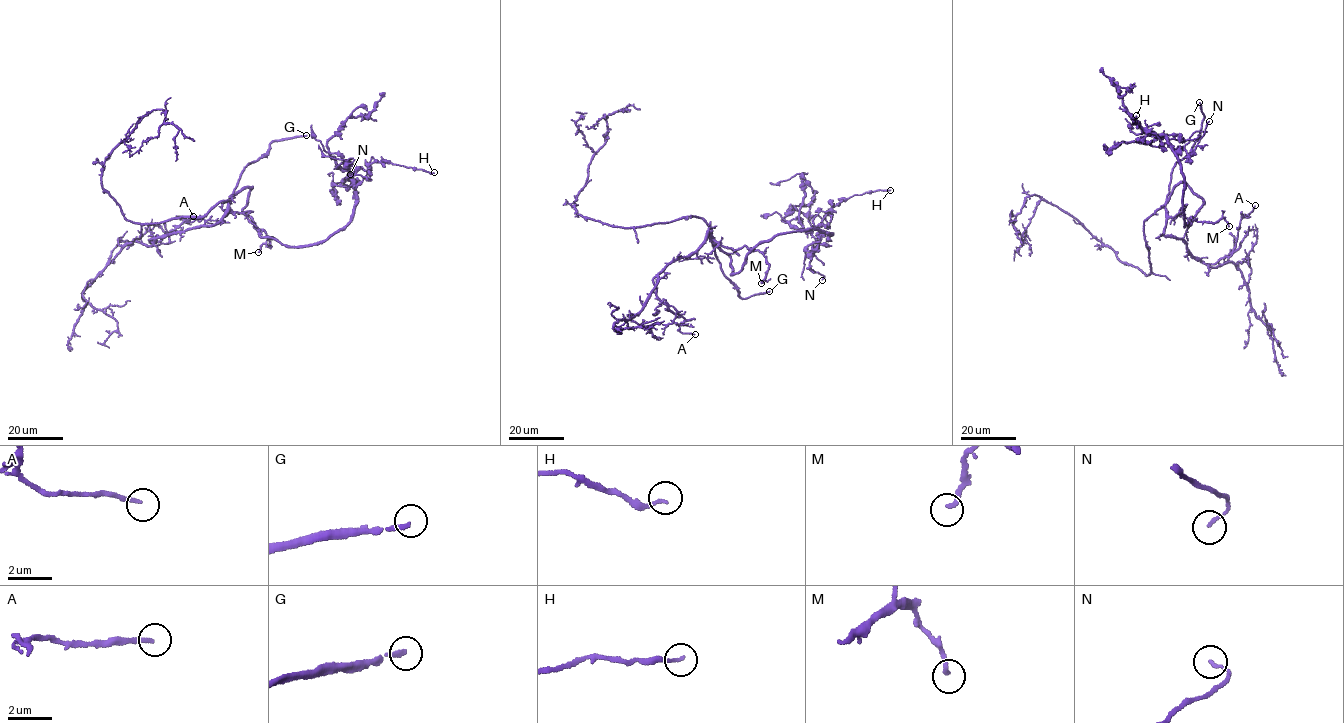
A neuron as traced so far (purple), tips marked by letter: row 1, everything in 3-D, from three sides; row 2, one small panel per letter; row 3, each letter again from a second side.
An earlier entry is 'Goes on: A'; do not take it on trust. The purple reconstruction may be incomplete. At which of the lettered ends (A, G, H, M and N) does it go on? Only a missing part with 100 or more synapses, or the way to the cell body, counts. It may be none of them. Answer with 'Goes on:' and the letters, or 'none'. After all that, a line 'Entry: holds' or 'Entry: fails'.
Goes on: G
Entry: fails

